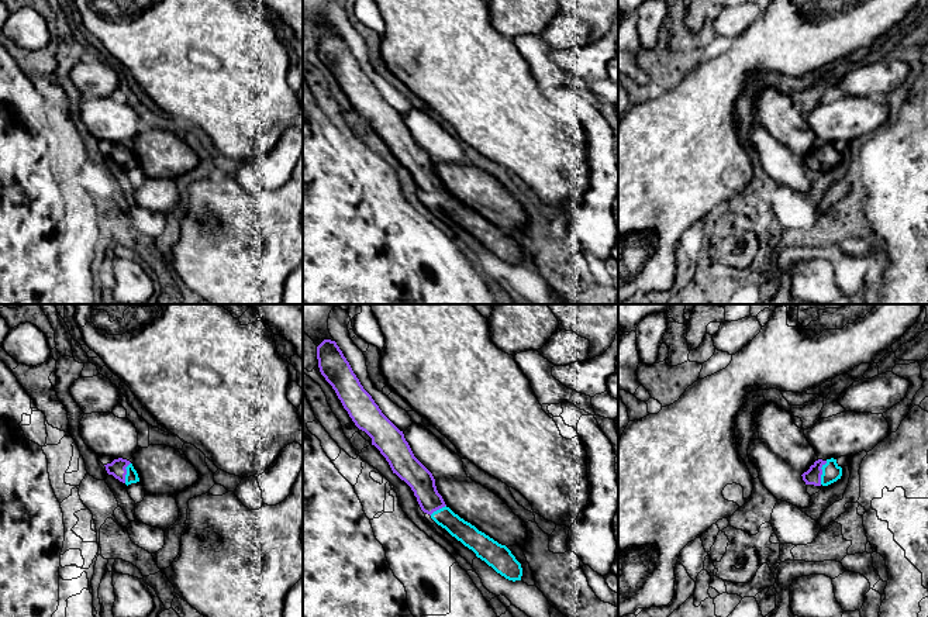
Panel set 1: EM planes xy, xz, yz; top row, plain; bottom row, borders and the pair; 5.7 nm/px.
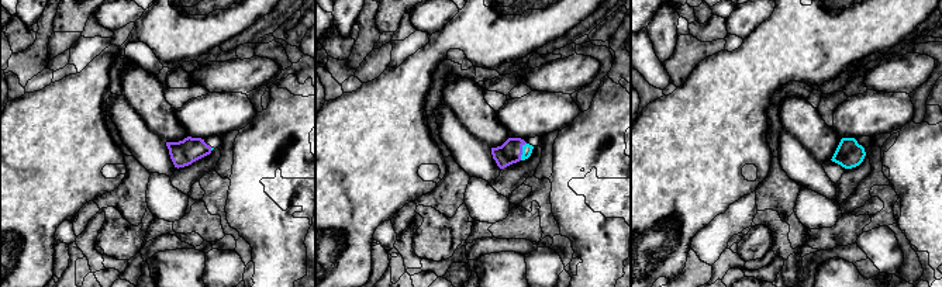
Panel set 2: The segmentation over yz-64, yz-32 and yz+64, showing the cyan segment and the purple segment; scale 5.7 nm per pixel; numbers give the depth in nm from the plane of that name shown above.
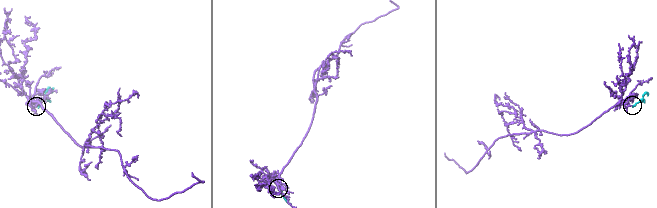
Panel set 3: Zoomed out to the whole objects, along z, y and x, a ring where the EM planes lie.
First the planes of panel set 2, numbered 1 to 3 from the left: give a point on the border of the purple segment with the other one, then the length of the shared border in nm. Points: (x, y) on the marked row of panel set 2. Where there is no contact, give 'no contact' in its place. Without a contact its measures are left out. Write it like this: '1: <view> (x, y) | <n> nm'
1: no contact
2: yz-32 (523, 151) | 110 nm
3: no contact

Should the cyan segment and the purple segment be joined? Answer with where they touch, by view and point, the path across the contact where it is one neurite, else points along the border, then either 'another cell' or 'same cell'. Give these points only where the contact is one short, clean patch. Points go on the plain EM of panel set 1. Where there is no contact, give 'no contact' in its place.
yz (823, 157) | across yz (831, 157), (823, 157), (813, 161) | same cell

